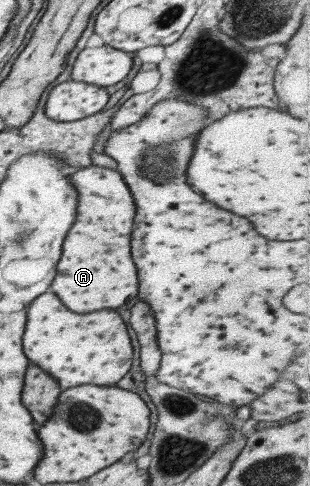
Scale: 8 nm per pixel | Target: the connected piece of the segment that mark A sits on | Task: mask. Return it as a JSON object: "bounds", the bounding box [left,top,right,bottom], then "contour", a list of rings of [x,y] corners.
{"bounds":[51,164,137,314],"contour":[[[93,164],[75,168],[69,180],[79,194],[77,216],[63,240],[63,252],[57,262],[51,290],[67,310],[77,314],[123,306],[127,298],[137,294],[137,276],[129,254],[131,224],[135,216],[130,190],[117,171]]]}

